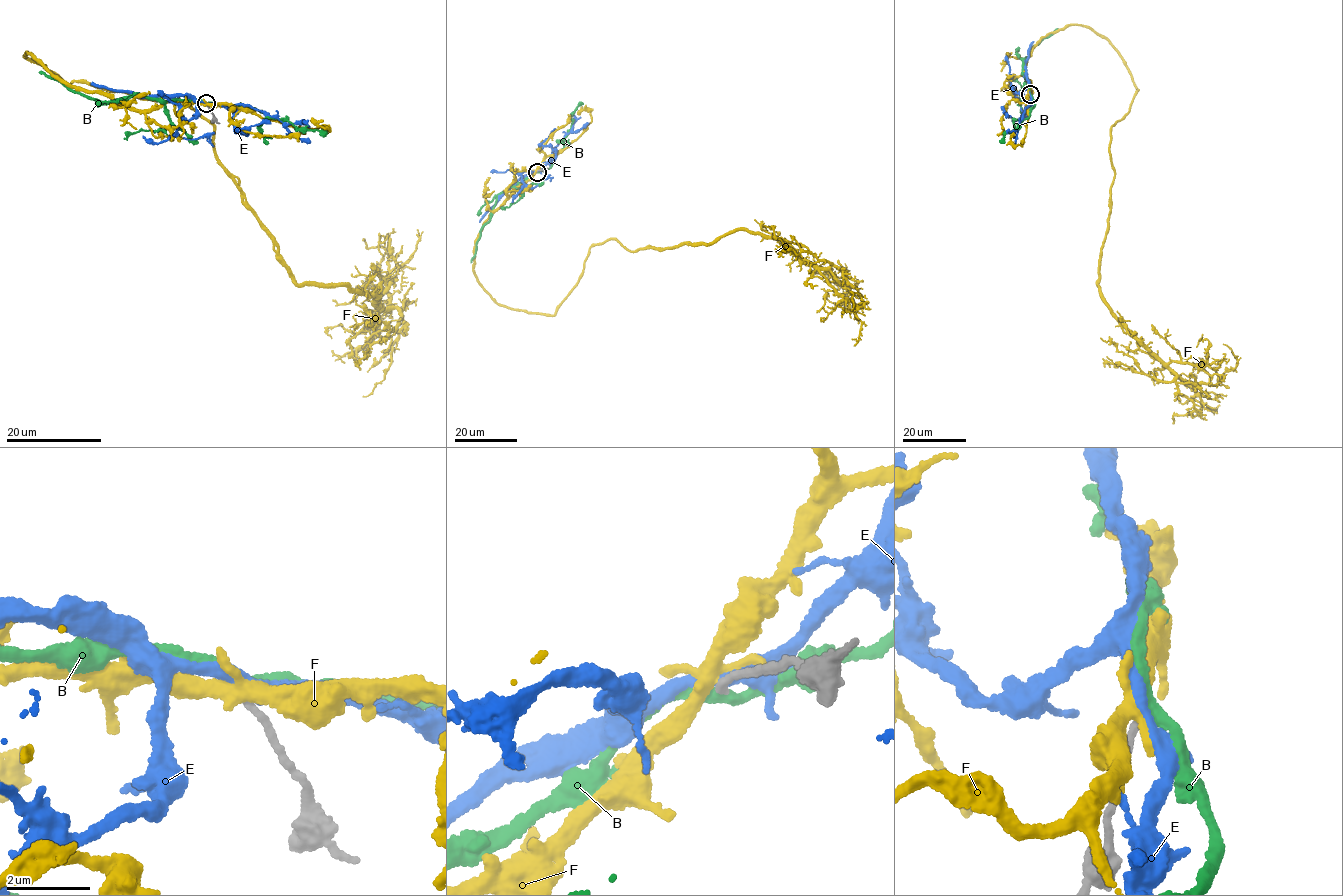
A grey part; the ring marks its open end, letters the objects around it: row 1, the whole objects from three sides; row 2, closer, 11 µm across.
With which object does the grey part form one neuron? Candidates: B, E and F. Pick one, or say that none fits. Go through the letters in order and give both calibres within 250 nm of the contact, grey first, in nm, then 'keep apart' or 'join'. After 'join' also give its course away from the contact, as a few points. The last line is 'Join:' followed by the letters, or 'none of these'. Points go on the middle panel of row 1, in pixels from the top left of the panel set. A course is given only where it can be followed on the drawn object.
B: 180 nm thick on the grey side, 260 nm on the other; join; it runs (537, 172), (496, 199), (470, 262)
E: 190 nm thick on the grey side, 320 nm on the other; keep apart
F: 190 nm thick on the grey side, 320 nm on the other; keep apart
Join: B

